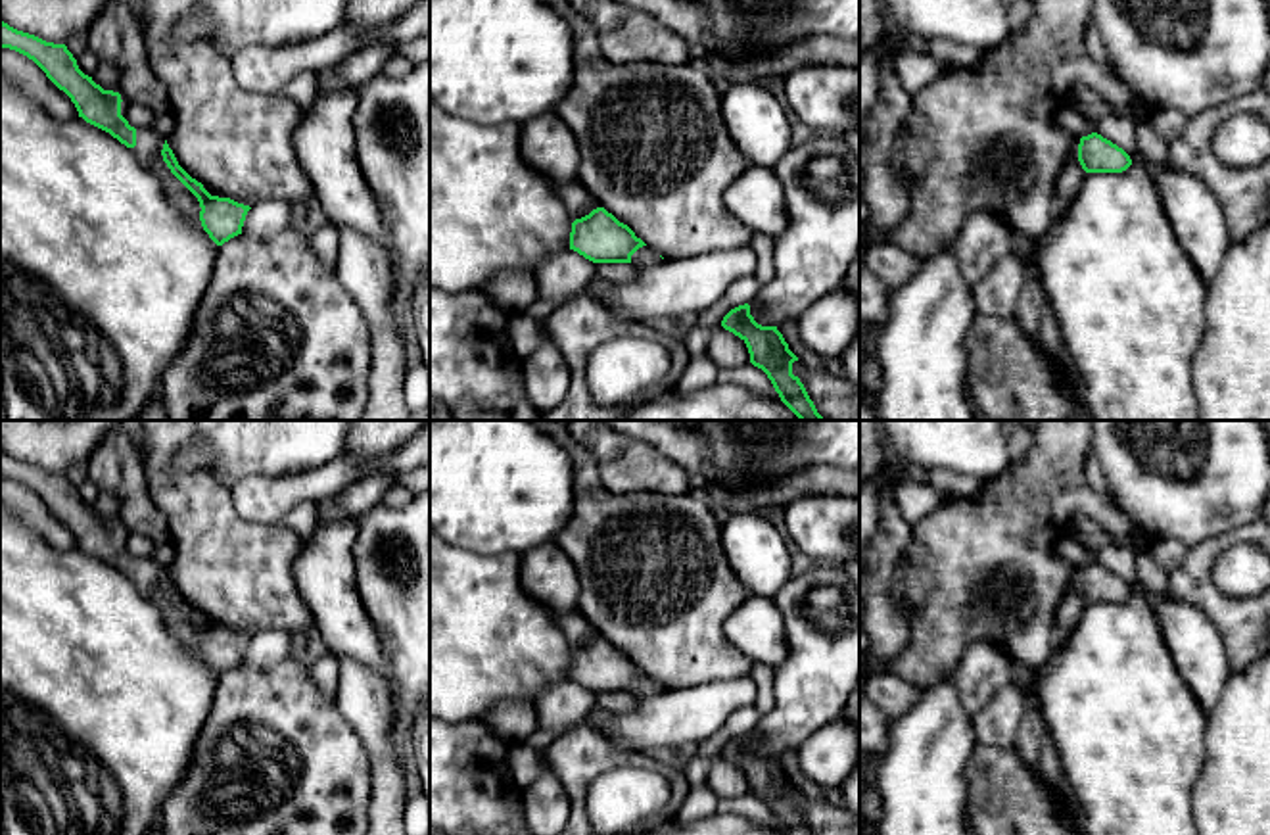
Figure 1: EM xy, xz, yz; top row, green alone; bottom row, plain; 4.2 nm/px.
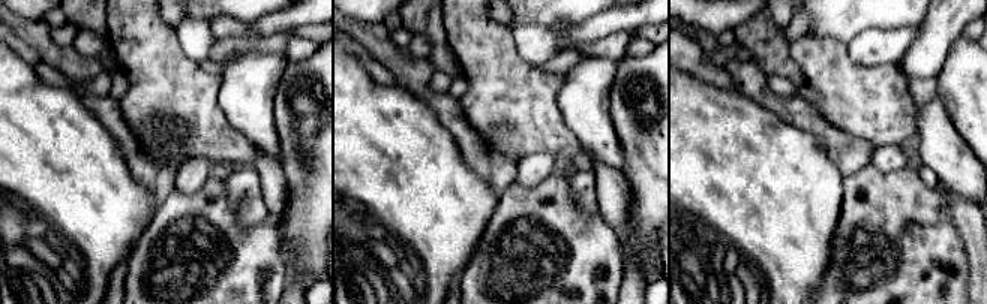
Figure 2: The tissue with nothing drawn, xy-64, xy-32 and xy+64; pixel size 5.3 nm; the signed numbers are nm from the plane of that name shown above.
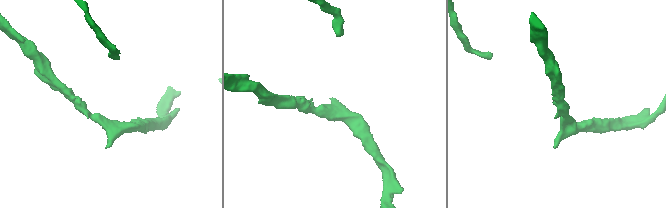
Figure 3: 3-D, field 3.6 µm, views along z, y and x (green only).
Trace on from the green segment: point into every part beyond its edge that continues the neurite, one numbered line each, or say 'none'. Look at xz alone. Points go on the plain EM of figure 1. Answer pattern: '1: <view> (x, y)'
1: xz (578, 632)

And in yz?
1: yz (1071, 607)

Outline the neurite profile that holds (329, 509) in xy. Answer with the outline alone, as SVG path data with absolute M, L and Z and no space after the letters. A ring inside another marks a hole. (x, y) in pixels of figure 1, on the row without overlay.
M338 493L317 503L317 524L318 522L336 522L347 518L345 509L336 501Z

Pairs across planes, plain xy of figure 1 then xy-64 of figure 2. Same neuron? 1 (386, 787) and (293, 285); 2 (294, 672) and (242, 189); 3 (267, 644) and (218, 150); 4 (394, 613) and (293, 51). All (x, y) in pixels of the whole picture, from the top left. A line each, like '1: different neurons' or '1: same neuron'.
1: same neuron
2: different neurons
3: different neurons
4: different neurons

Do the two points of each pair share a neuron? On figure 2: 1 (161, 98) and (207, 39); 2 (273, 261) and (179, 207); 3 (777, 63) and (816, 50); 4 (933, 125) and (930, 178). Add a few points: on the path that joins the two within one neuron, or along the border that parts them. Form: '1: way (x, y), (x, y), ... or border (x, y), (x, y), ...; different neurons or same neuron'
1: border (176, 27), (180, 48), (200, 65); different neurons
2: way (249, 253), (225, 229), (203, 216); same neuron
3: border (788, 45), (789, 56), (806, 83); different neurons
4: border (924, 165), (936, 175), (941, 184); different neurons

